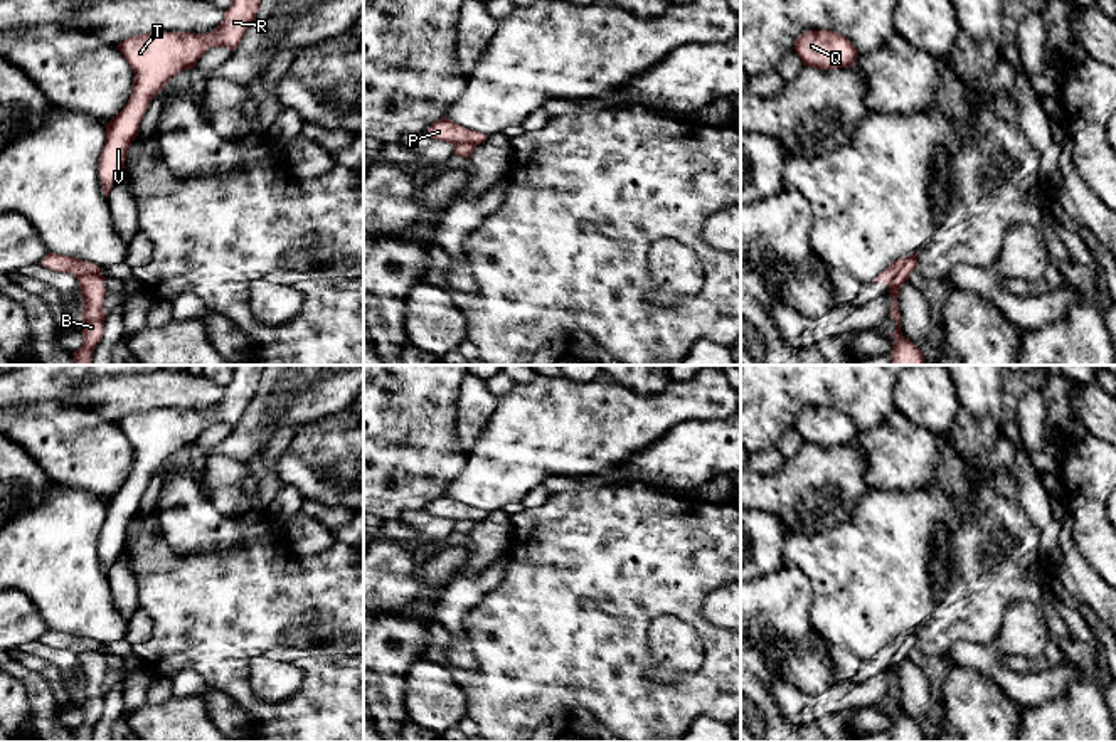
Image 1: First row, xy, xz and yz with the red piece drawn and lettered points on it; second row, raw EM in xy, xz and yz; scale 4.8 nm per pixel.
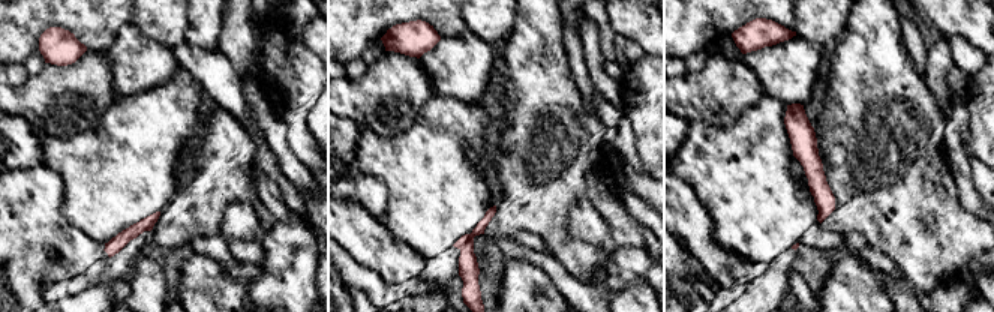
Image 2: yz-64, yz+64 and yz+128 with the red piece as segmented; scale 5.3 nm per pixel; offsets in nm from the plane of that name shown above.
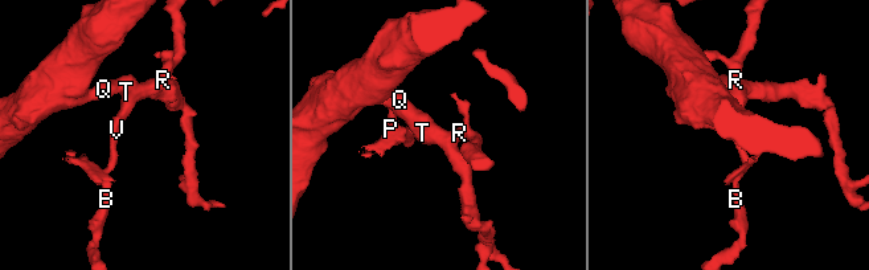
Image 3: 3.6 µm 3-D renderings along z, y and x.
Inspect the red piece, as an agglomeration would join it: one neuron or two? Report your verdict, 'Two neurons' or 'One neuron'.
Two neurons

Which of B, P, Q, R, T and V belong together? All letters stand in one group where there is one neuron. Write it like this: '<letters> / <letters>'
B Q R T V / P

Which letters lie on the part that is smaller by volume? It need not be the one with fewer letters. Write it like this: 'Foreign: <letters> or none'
Foreign: P

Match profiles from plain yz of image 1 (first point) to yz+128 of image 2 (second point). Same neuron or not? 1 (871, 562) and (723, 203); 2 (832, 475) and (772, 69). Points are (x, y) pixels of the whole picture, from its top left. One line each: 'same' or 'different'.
1: same
2: different

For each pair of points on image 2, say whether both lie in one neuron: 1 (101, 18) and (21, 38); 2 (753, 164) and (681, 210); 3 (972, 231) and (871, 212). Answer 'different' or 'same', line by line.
1: same
2: different
3: same

